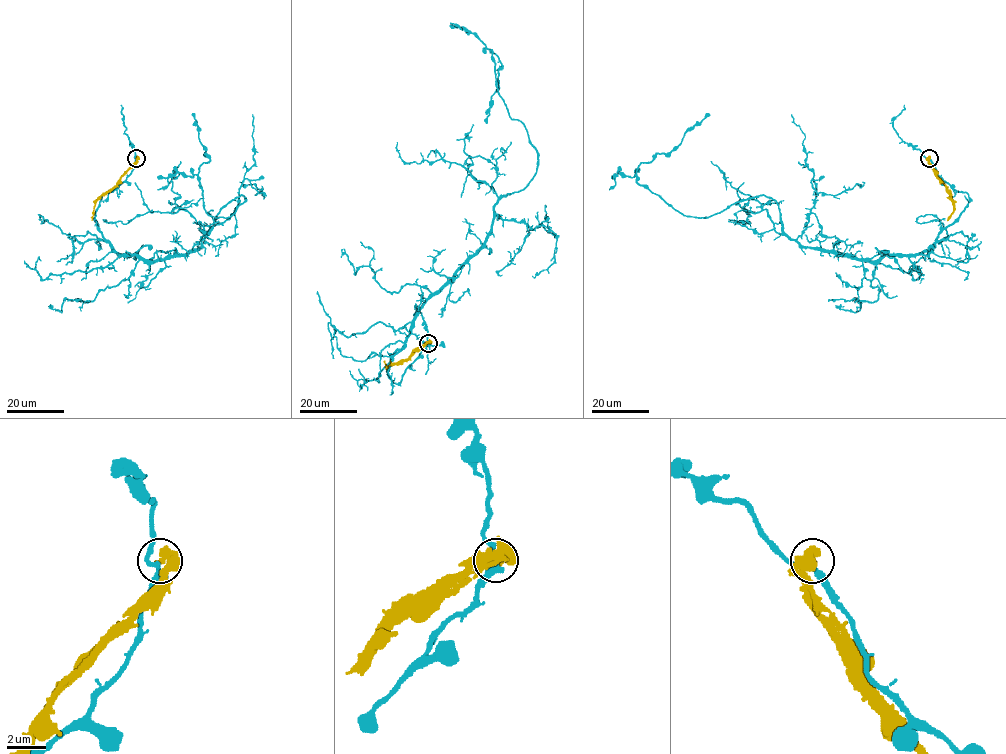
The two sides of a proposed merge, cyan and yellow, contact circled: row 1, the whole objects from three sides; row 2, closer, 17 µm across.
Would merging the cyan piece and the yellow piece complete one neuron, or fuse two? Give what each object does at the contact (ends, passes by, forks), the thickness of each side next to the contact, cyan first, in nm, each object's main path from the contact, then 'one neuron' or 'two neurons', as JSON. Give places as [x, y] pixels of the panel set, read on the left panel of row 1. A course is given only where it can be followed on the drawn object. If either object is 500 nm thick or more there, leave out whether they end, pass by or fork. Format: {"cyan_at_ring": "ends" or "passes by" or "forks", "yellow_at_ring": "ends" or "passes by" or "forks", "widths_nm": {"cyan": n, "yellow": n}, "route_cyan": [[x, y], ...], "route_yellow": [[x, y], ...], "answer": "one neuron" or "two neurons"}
{"cyan_at_ring": "passes by", "yellow_at_ring": "passes by", "widths_nm": {"cyan": 280, "yellow": 380}, "route_cyan": [[136, 158], [97, 228], [117, 254], [196, 250], [245, 198], [206, 213], [193, 114]], "route_yellow": [[136, 158], [137, 161], [95, 203], [92, 220]], "answer": "two neurons"}

